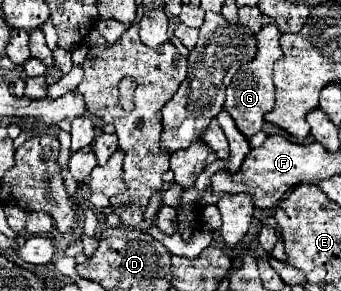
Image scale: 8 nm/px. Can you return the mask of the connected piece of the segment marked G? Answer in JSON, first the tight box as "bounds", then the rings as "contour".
{"bounds":[225,23,283,137],"contour":[[[275,23],[265,25],[259,33],[257,33],[257,51],[255,51],[255,59],[251,59],[249,63],[245,63],[235,77],[231,79],[229,87],[227,87],[227,97],[225,97],[225,109],[227,113],[235,119],[239,131],[245,137],[251,137],[253,133],[257,133],[263,125],[263,115],[267,111],[271,111],[273,103],[275,103],[275,85],[273,85],[273,65],[277,59],[283,57],[281,45],[279,45],[279,29]]]}

